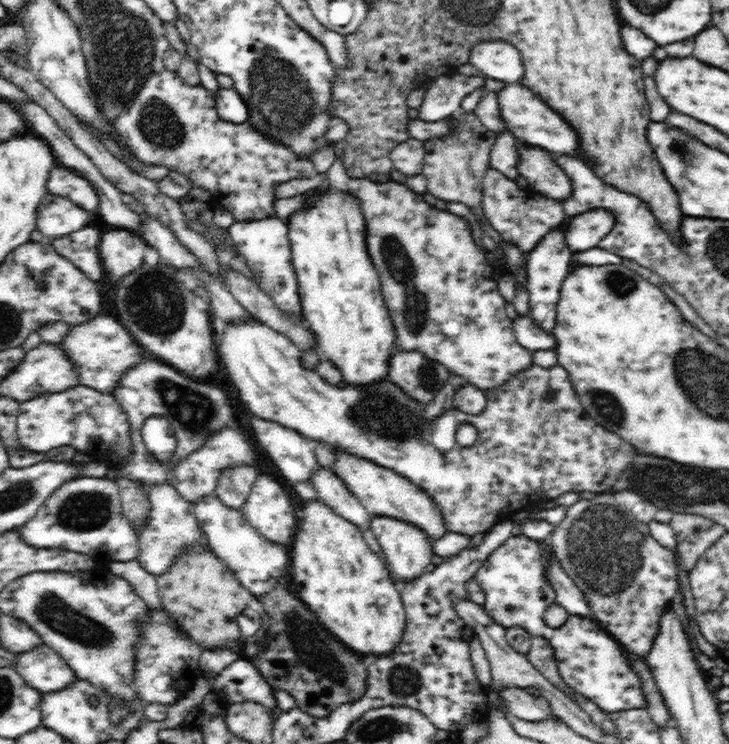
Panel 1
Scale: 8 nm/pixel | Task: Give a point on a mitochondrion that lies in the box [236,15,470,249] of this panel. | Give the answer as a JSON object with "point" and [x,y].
{"point":[281,93]}

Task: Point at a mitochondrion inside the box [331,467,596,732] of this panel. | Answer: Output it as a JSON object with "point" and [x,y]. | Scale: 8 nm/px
{"point":[403,680]}

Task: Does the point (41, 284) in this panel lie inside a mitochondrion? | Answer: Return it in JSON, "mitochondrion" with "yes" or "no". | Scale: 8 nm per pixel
{"mitochondrion":"no"}

